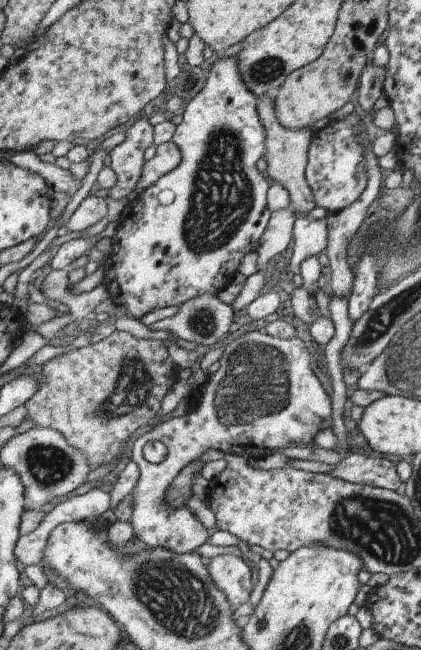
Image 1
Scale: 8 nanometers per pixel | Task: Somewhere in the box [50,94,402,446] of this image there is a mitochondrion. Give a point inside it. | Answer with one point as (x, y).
(221, 201)

